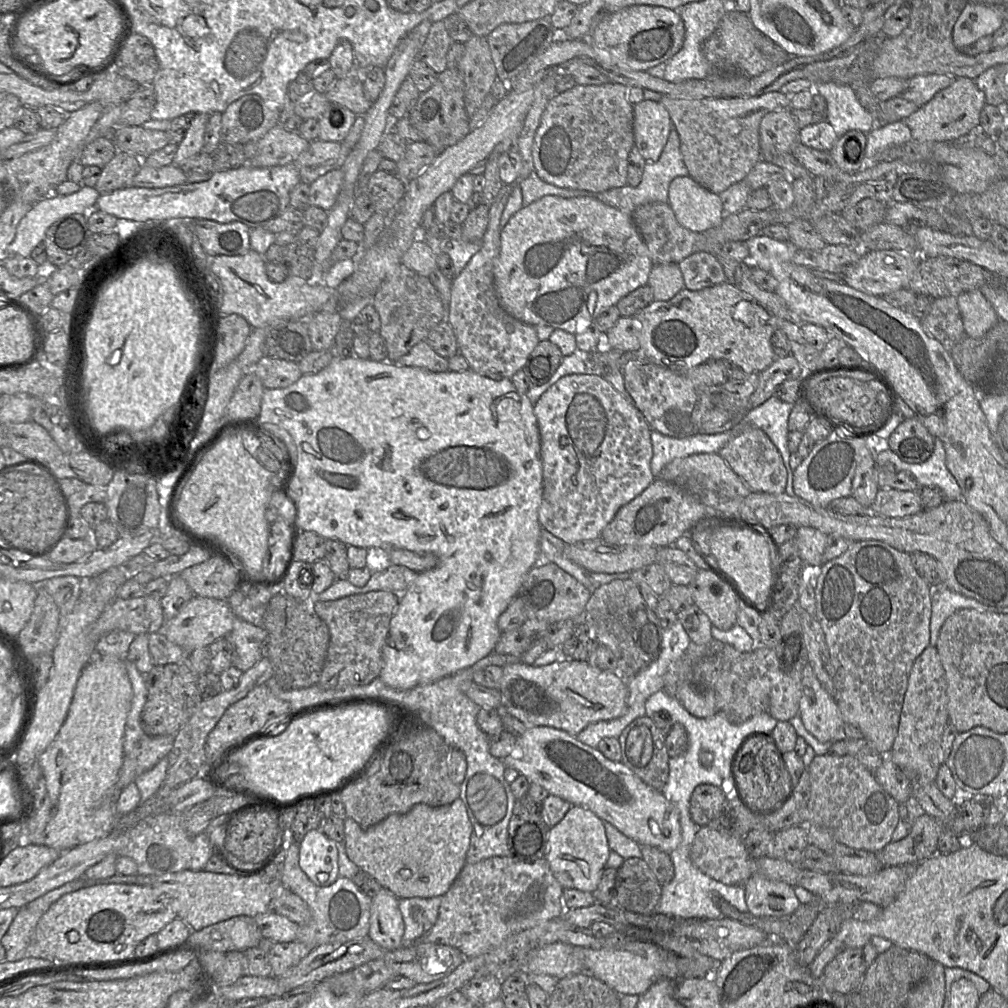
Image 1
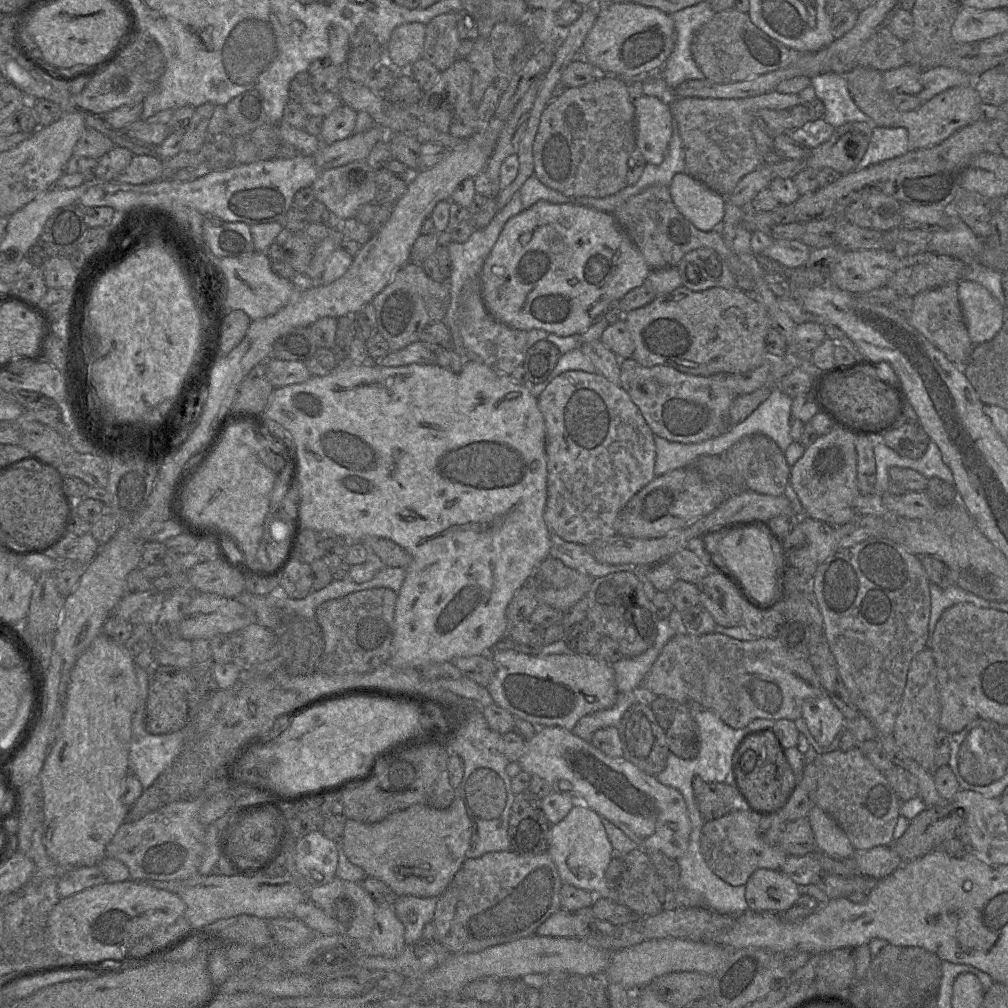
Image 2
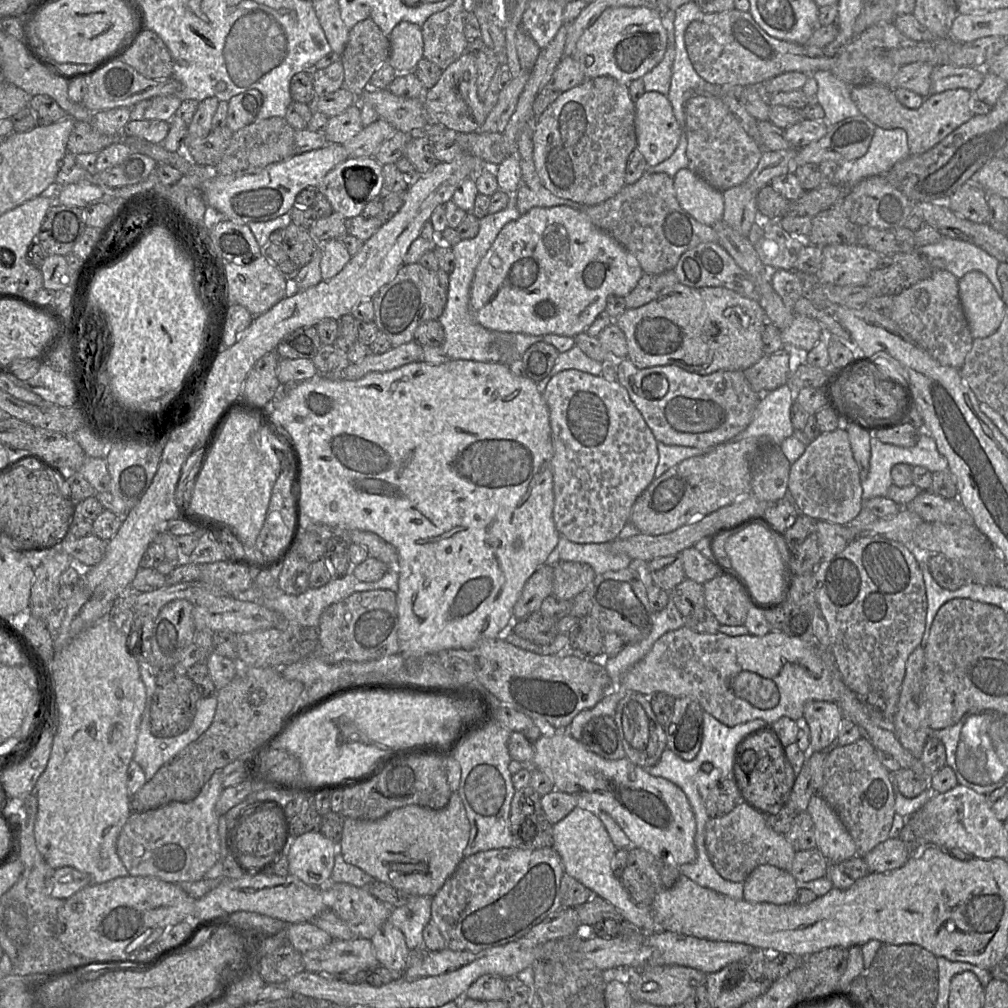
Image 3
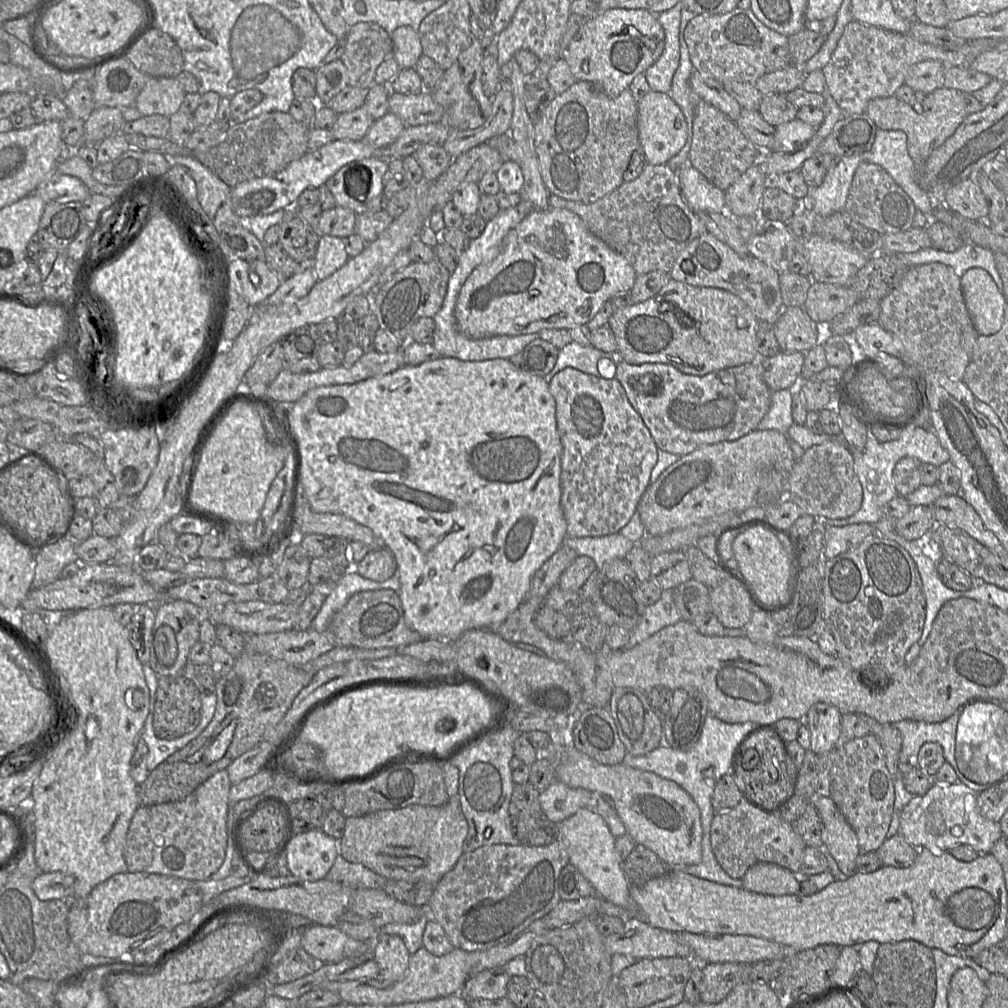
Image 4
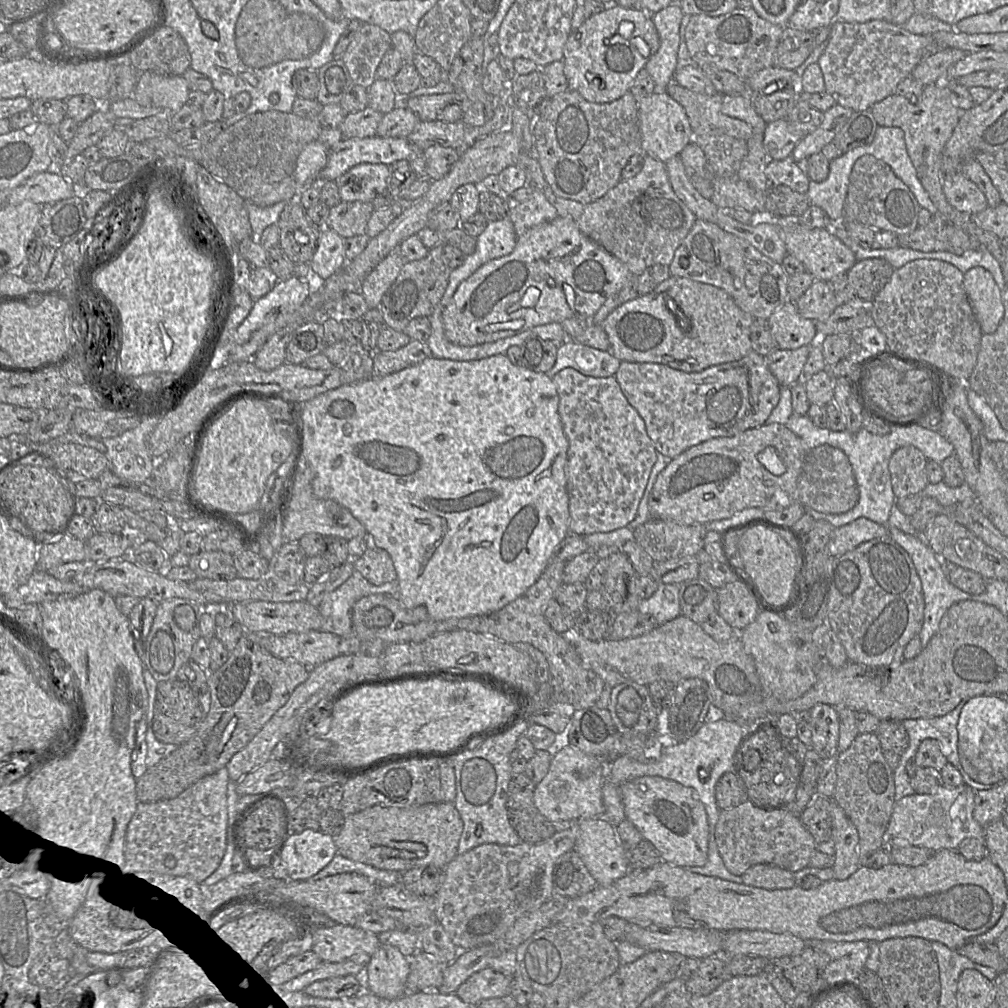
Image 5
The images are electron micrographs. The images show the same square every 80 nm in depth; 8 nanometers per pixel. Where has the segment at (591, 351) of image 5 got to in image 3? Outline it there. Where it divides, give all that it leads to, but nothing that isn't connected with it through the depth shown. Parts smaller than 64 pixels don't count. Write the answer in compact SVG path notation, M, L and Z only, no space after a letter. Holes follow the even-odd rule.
M575 345L570 350L559 353L550 373L539 382L536 382L539 392L543 394L550 379L560 371L567 369L577 369L595 376L601 376L602 362L590 358Z

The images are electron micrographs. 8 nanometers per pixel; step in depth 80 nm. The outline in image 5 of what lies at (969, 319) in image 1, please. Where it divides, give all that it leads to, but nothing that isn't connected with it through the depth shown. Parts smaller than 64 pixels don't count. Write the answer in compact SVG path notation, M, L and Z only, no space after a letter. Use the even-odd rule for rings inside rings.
M982 267L964 275L964 289L983 334L994 333L1004 316L1003 295L991 273Z

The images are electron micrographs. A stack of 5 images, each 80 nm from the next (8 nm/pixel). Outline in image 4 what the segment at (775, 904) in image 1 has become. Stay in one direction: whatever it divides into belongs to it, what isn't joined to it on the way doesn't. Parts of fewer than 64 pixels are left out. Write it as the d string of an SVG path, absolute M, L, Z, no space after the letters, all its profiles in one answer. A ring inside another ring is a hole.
M766 862L751 866L742 879L745 890L763 895L794 895L798 894L800 888L798 875Z

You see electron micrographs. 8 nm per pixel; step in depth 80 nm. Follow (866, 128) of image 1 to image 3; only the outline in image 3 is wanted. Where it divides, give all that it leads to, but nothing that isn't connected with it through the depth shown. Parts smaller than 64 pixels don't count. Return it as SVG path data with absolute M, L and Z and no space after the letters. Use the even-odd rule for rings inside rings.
M817 71L812 74L818 84L816 101L824 110L824 122L833 126L840 121L861 115L851 99L850 89L845 82L831 71Z

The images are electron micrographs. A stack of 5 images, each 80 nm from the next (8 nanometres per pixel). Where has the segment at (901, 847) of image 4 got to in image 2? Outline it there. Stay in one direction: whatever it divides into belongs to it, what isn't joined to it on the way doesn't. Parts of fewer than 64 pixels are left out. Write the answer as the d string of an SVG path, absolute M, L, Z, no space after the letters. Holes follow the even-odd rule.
M890 846L855 850L852 858L856 862L861 875L876 880L889 876L903 864L900 856Z

